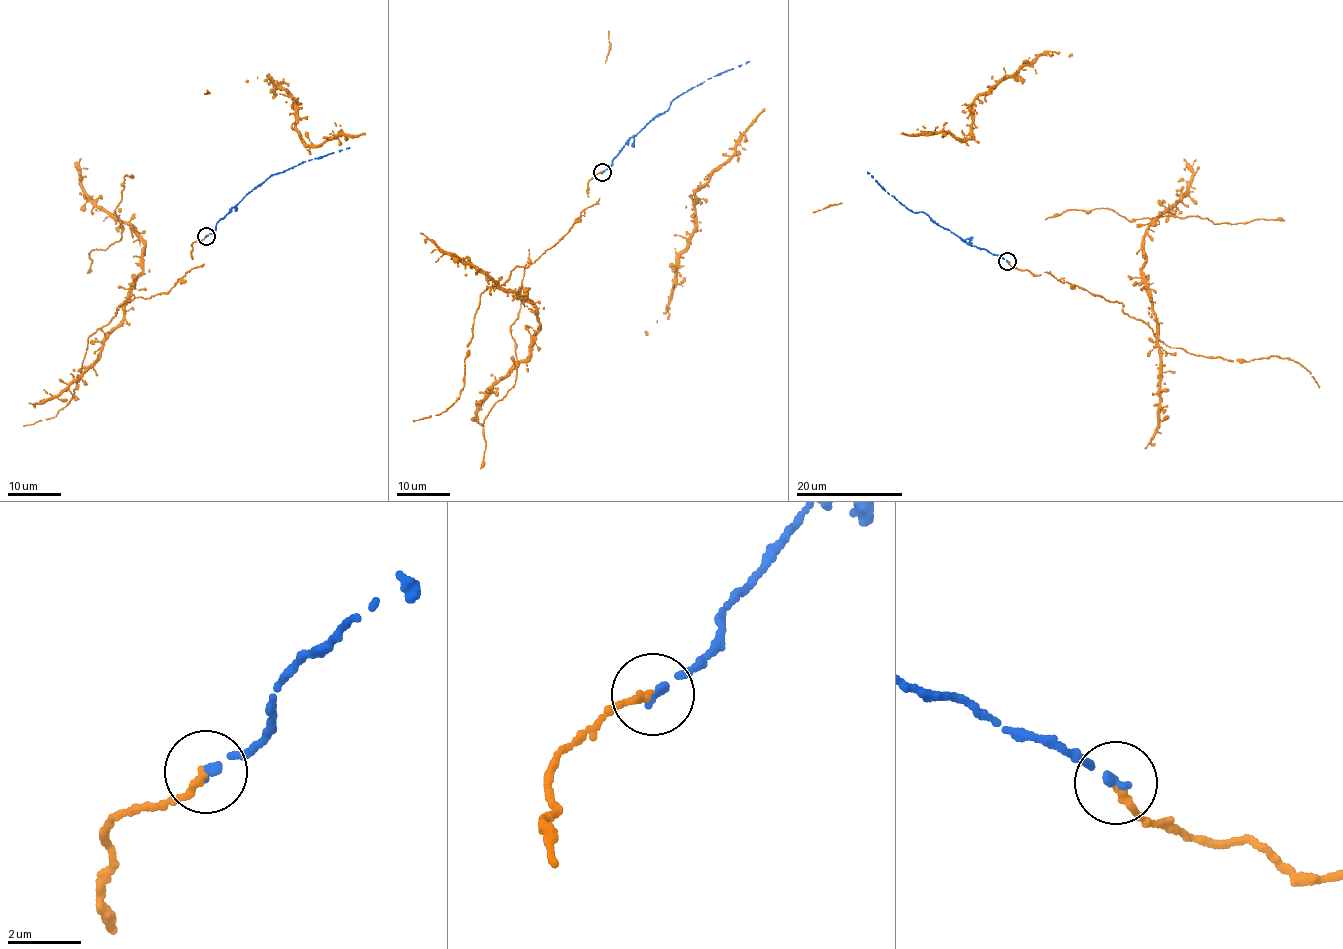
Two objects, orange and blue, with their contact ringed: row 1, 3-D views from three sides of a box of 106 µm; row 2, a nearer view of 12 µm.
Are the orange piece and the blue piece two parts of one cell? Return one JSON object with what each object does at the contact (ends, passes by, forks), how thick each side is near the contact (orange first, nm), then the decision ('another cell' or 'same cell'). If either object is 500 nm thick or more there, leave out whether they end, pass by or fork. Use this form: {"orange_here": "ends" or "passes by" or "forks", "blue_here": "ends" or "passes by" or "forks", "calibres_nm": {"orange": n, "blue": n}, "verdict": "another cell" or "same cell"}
{"orange_here": "ends", "blue_here": "ends", "calibres_nm": {"orange": 240, "blue": 220}, "verdict": "same cell"}

